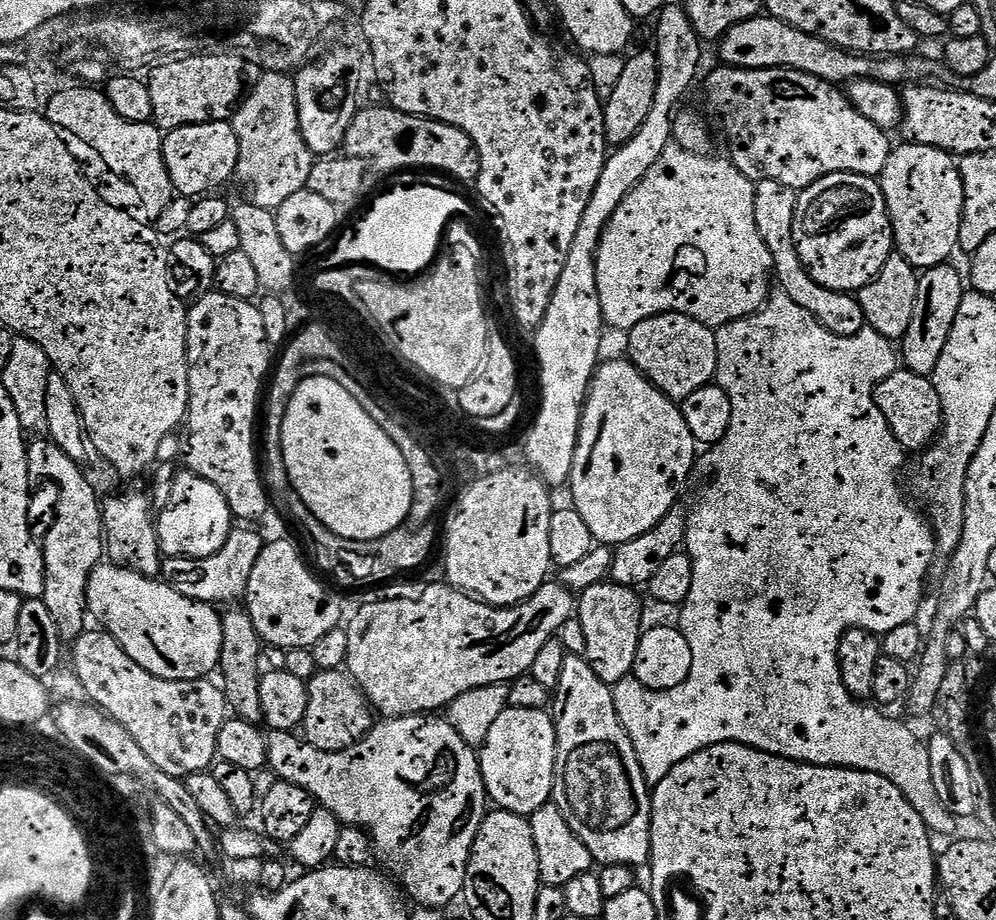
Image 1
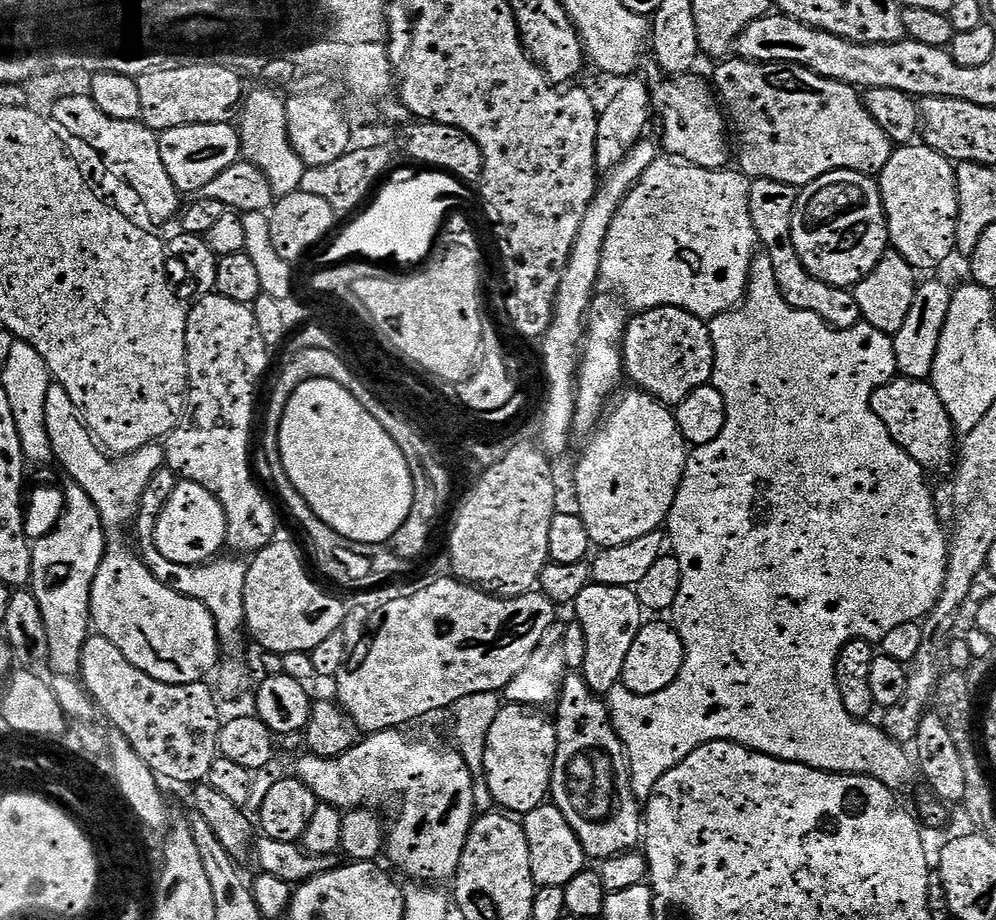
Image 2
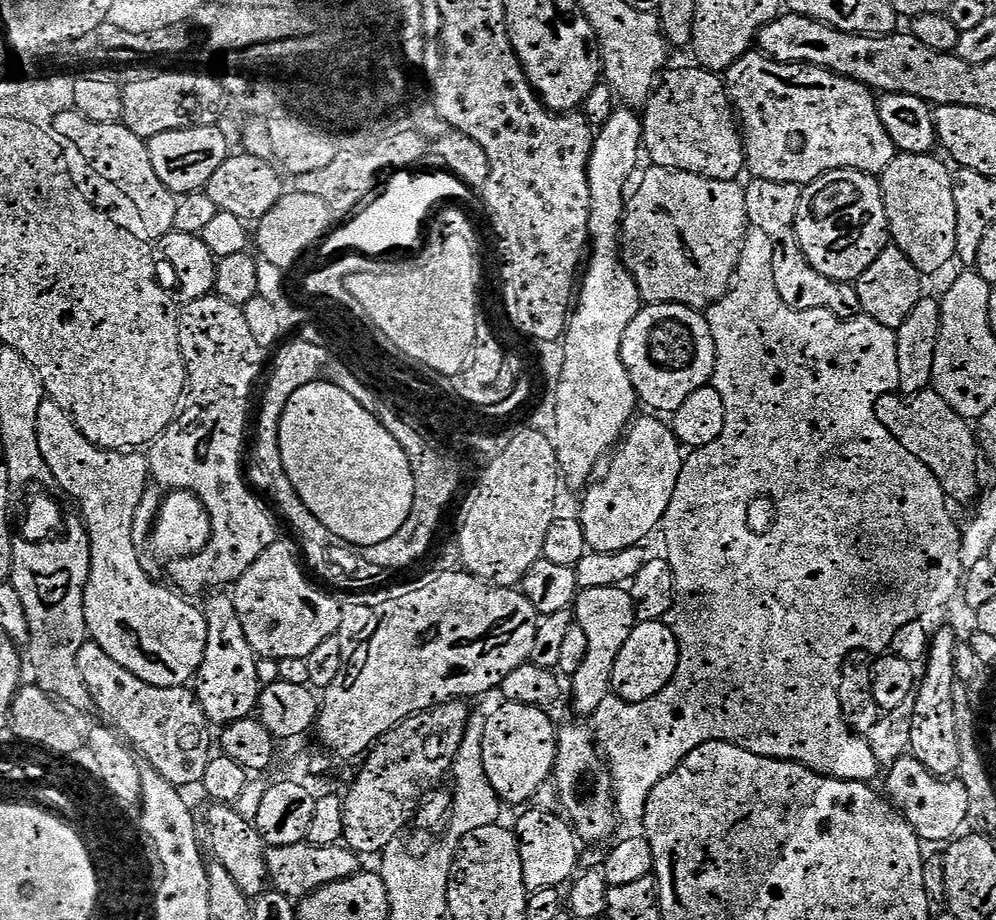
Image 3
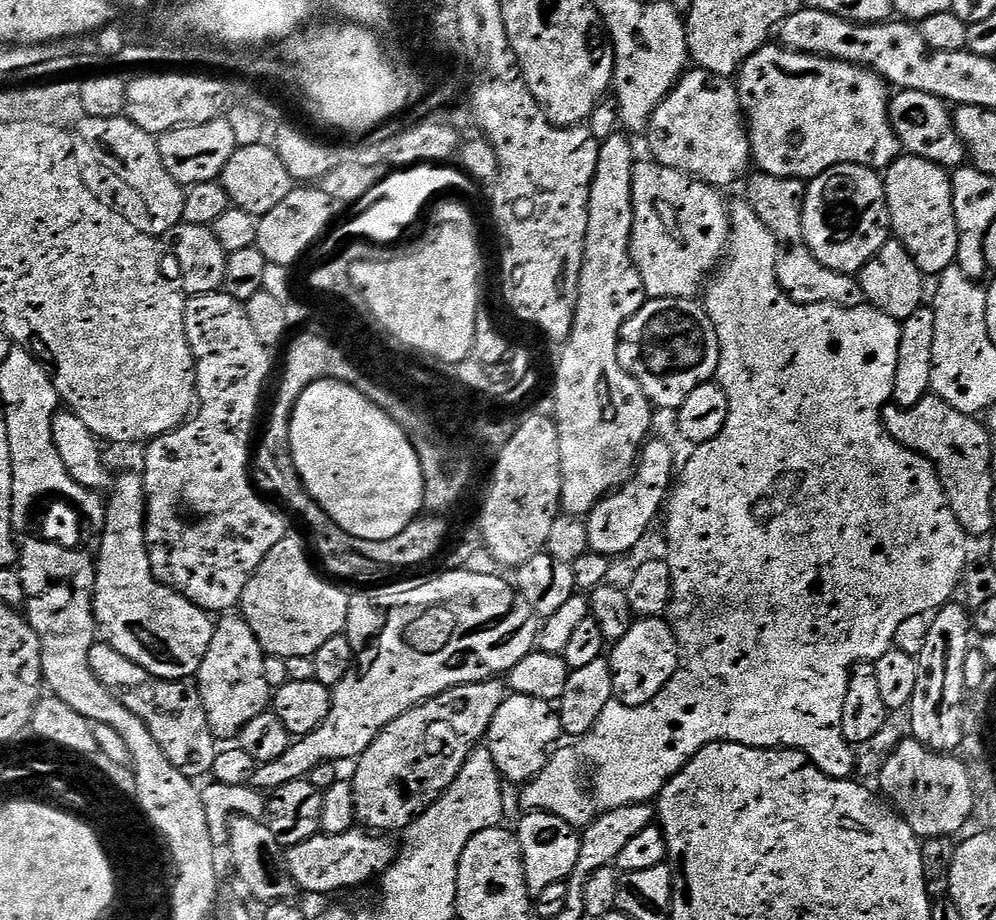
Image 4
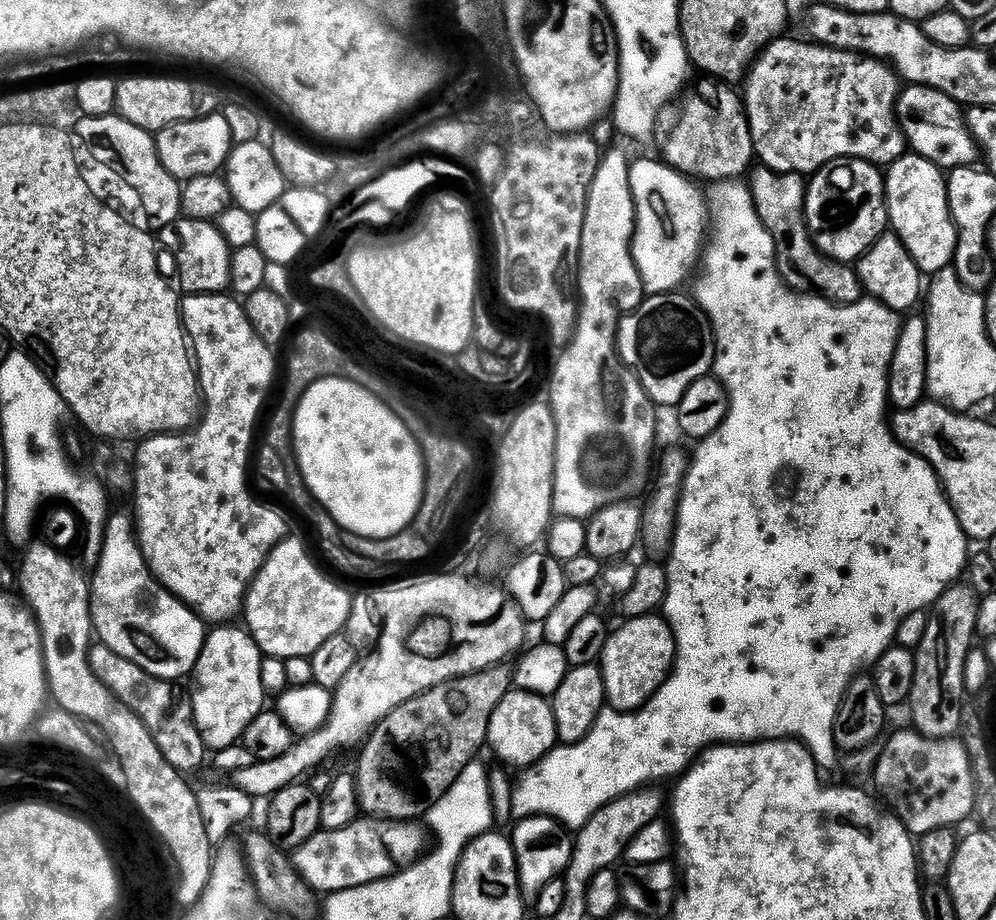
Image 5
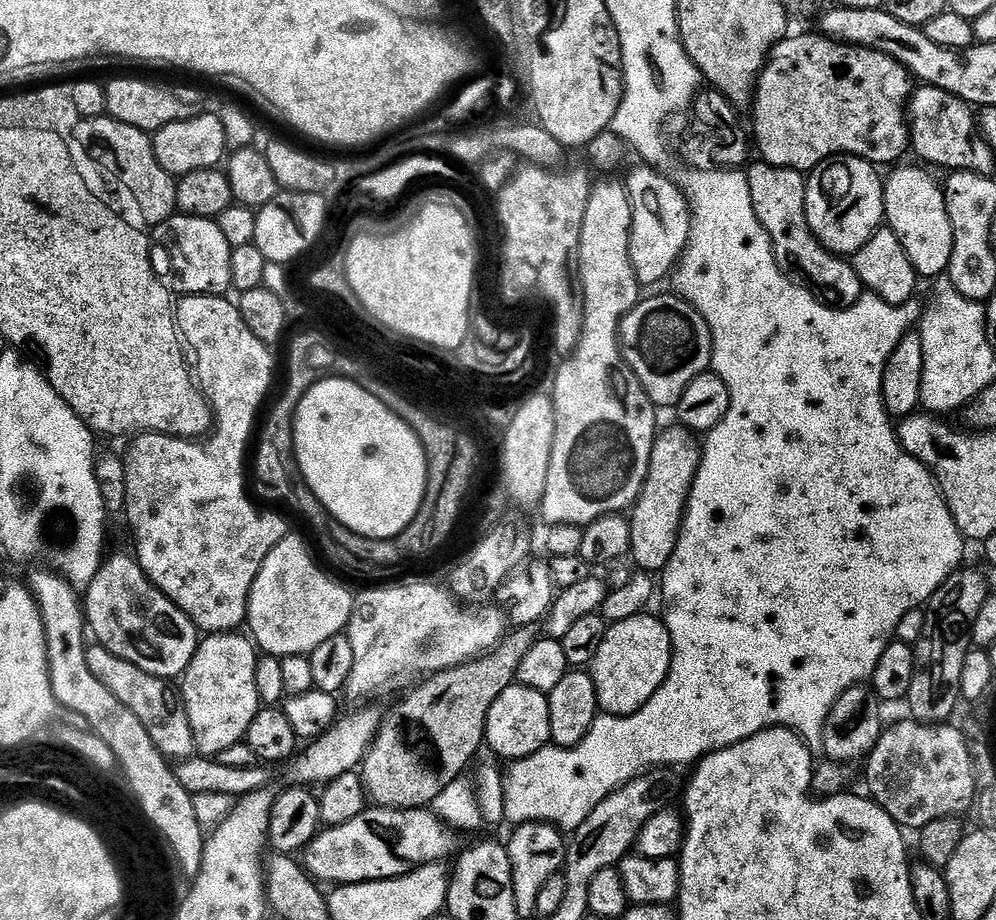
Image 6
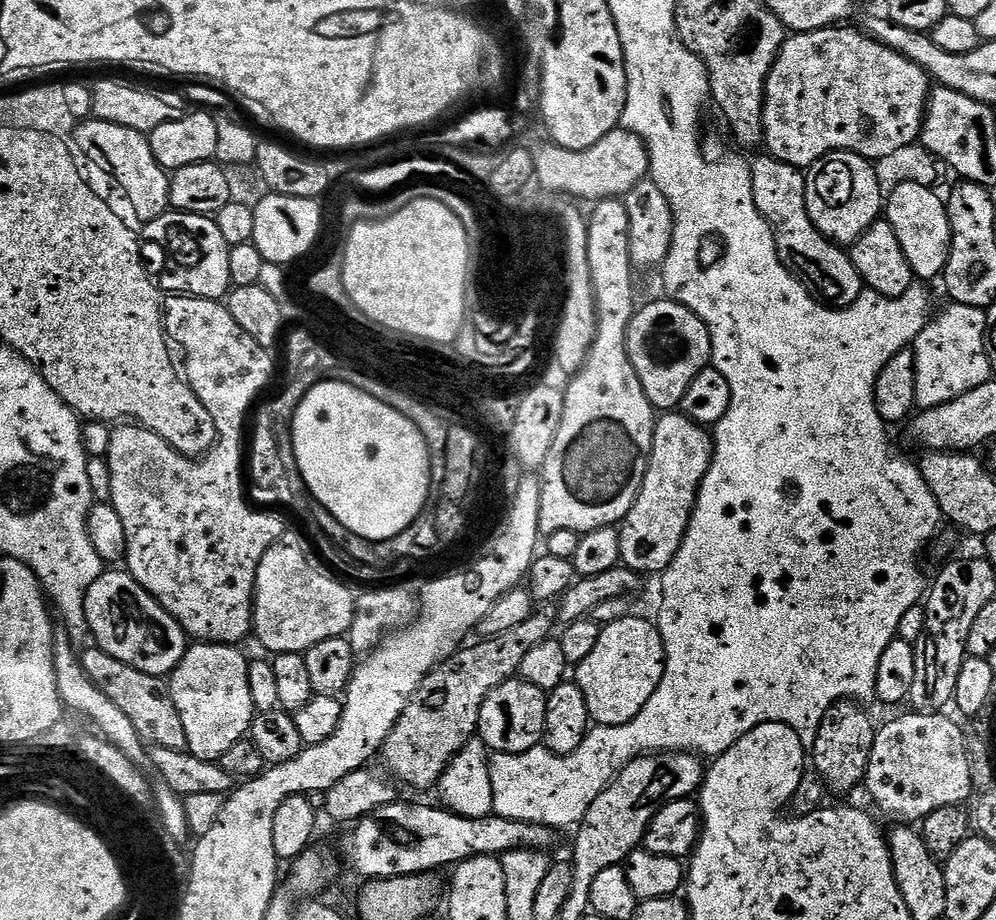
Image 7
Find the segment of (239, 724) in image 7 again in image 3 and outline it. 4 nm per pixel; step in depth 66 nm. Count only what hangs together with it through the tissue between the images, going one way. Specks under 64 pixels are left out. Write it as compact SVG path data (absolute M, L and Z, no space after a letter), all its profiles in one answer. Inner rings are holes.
M212 594L207 597L208 605L203 605L204 619L208 622L208 646L204 661L194 684L194 691L200 698L200 704L209 721L216 726L227 726L235 720L247 720L257 711L260 703L262 685L258 676L258 657L246 638L246 630L242 630L242 622L236 613L236 601L231 595Z

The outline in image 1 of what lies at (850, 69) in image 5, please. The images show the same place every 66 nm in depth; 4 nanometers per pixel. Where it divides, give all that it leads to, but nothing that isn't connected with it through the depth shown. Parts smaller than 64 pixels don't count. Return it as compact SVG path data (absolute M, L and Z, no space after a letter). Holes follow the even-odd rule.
M719 66L708 76L708 104L712 107L714 115L720 119L720 128L724 131L724 140L728 143L727 155L730 157L734 167L744 175L747 180L759 182L769 180L770 182L782 182L782 186L790 186L797 190L803 190L810 187L814 182L826 178L830 174L839 172L849 172L859 176L879 177L880 171L886 166L890 158L894 144L890 142L889 133L884 132L870 118L862 118L858 110L848 101L847 95L837 85L828 84L824 80L814 78L805 72L799 72L793 68L730 68Z

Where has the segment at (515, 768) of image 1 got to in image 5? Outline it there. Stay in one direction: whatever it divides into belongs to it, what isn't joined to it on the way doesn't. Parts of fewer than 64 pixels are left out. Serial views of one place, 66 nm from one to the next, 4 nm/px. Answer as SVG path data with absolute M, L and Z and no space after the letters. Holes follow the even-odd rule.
M513 690L498 702L488 723L487 747L496 751L500 760L513 764L516 770L533 767L540 759L557 747L554 710L545 697L532 692Z

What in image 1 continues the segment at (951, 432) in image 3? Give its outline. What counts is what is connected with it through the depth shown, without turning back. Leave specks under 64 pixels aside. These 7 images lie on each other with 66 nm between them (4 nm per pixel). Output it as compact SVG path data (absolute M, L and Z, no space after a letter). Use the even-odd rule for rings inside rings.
M898 370L890 374L876 388L876 405L882 410L882 418L890 426L894 438L909 453L920 454L939 437L944 422L942 402L938 390L927 376L919 376L907 370Z

